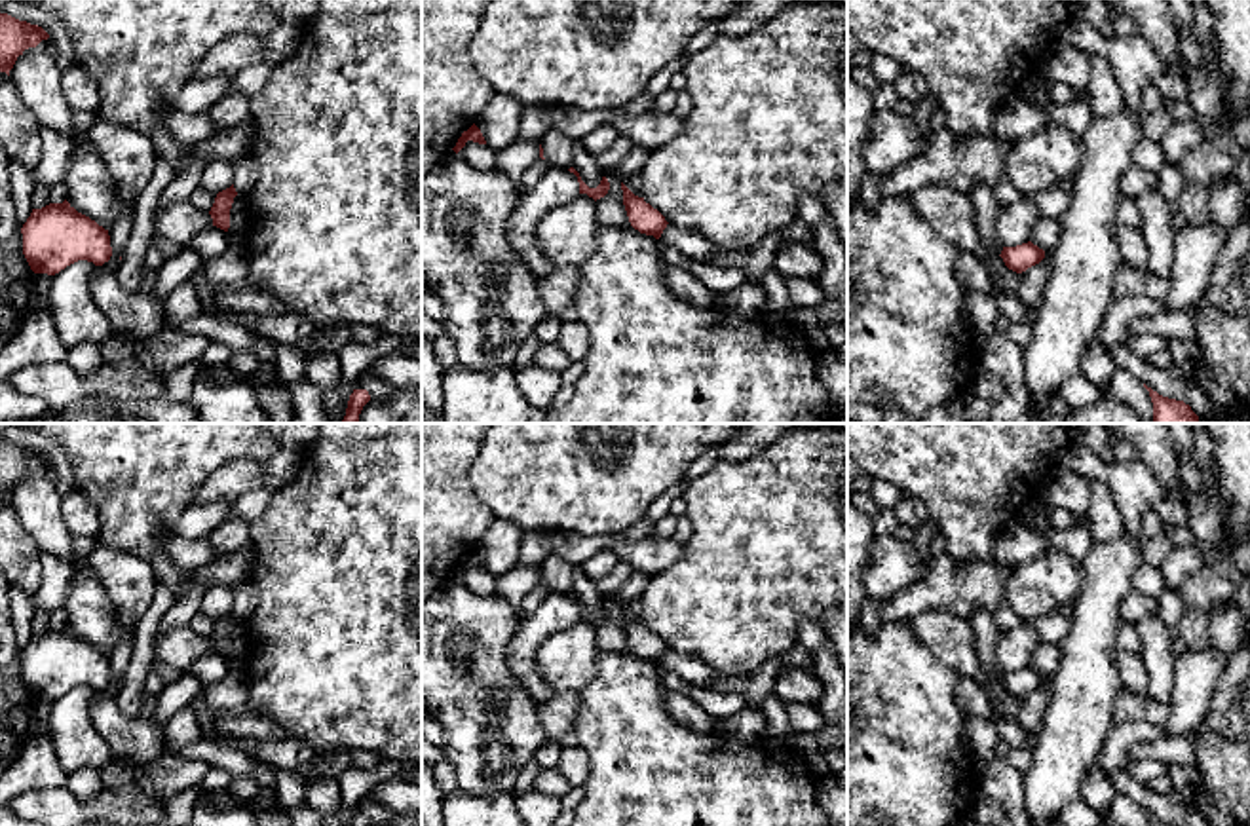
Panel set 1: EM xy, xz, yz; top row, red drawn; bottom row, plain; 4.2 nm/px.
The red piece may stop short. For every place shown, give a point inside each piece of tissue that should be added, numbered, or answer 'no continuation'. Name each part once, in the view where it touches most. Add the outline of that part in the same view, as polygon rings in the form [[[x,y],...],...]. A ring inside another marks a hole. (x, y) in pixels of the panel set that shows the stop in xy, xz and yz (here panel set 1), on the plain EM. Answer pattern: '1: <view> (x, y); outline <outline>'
no continuation

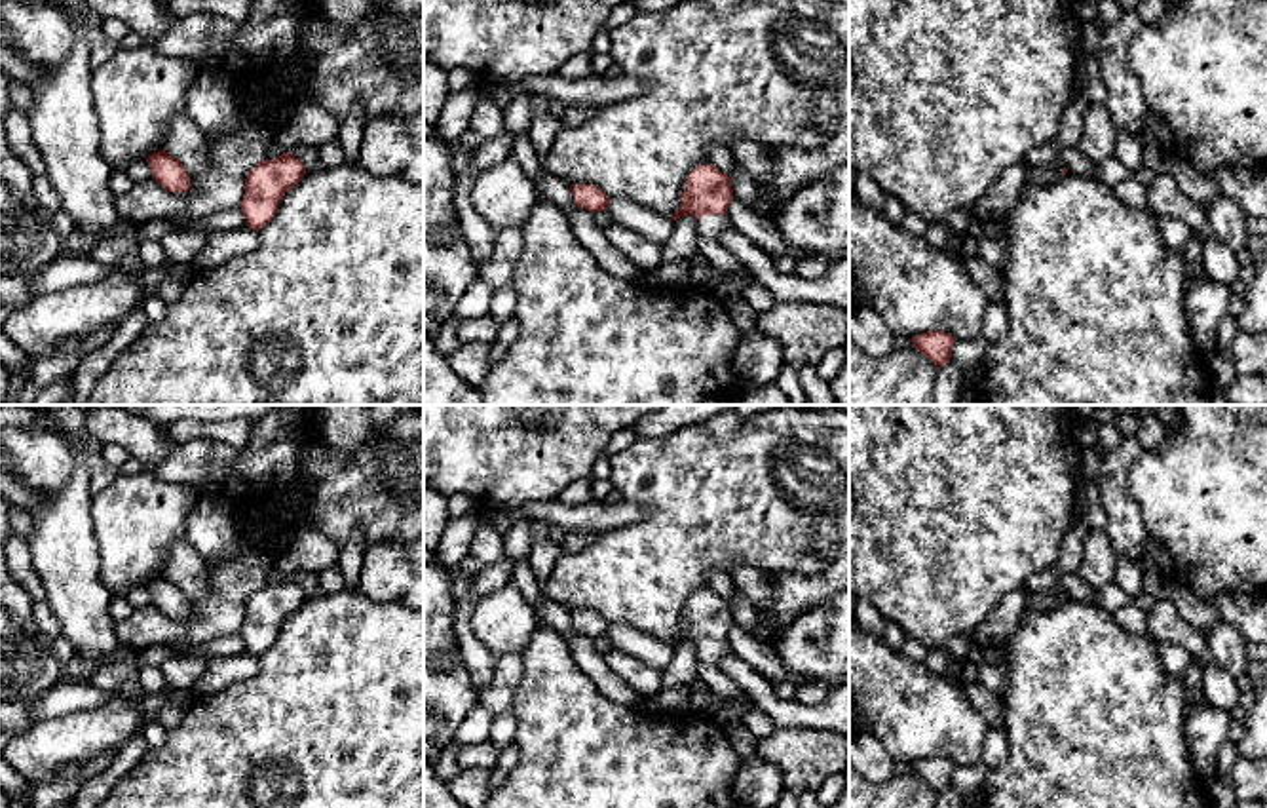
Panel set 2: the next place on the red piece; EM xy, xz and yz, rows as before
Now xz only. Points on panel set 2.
1: xz (713, 651); outline [[[707,641],[697,646],[697,658],[701,664],[716,665],[728,652],[731,652],[728,641]]]

